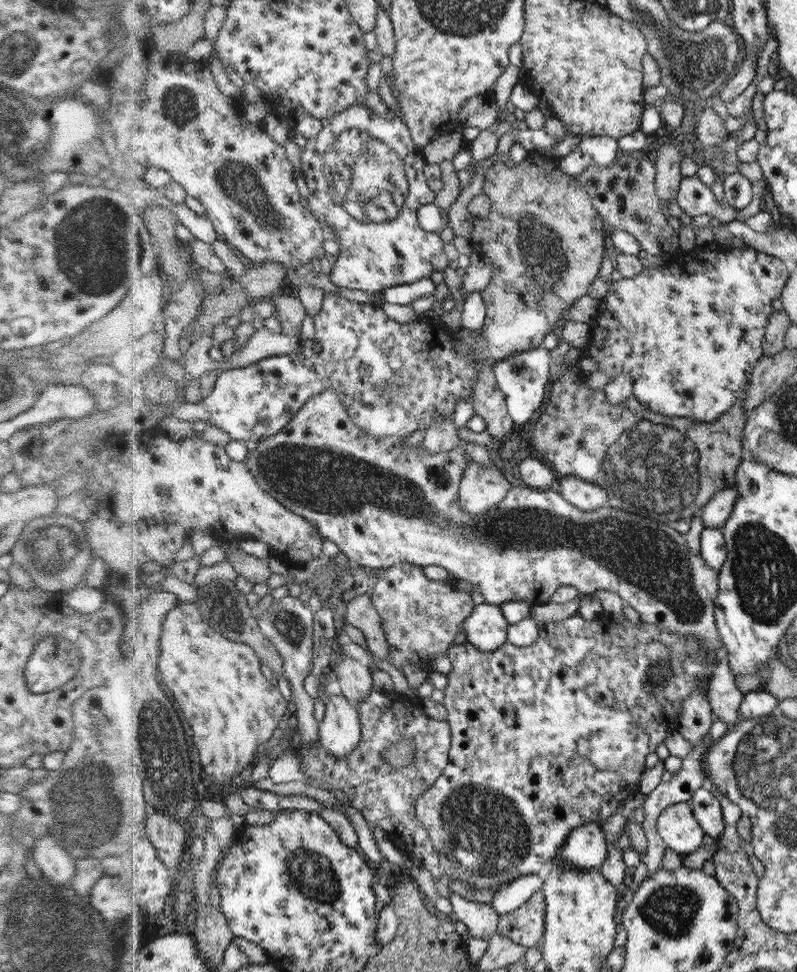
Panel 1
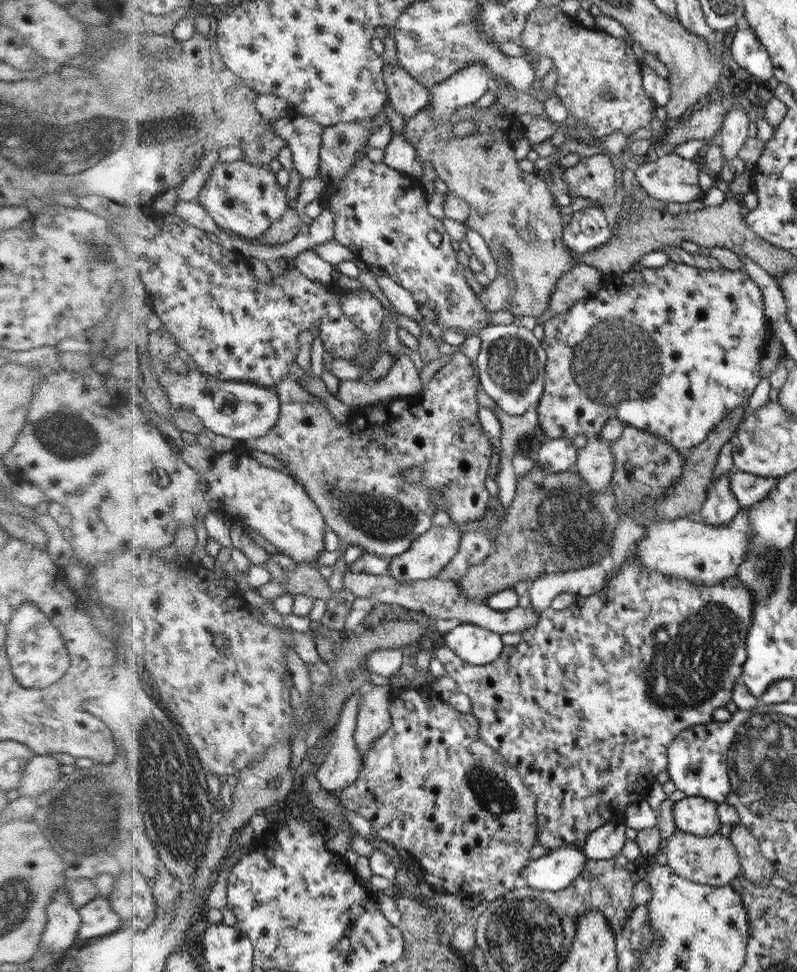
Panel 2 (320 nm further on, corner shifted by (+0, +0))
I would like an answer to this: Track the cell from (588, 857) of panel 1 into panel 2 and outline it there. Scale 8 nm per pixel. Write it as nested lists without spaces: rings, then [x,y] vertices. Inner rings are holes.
[[[565,845],[529,861],[519,874],[519,884],[544,891],[562,891],[576,881],[588,859],[583,849]]]

